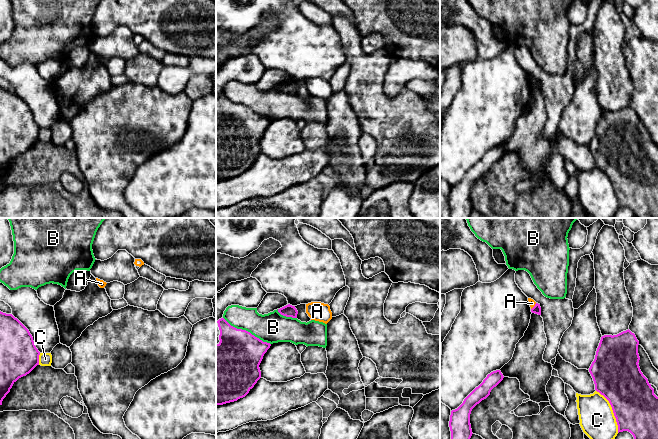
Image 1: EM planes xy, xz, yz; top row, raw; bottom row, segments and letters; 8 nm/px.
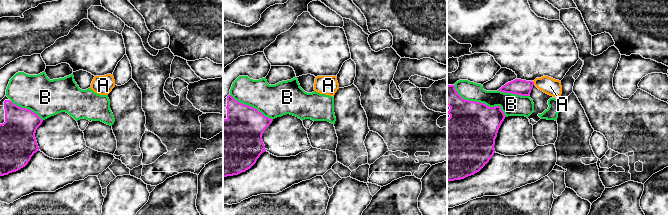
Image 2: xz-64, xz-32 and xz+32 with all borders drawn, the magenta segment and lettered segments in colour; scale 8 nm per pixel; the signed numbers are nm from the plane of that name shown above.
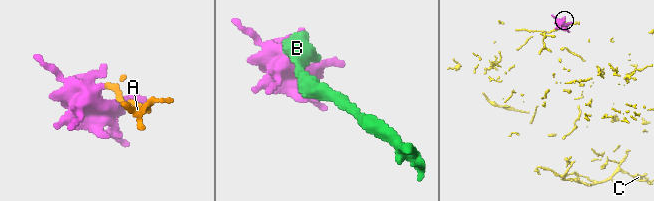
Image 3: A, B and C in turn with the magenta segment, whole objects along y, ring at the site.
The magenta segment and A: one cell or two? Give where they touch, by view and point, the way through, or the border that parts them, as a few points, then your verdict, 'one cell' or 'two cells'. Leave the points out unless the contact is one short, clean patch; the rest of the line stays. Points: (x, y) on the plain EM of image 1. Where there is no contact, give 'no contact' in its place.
contact yz (534, 82); border yz (536, 79), (531, 85); two cells

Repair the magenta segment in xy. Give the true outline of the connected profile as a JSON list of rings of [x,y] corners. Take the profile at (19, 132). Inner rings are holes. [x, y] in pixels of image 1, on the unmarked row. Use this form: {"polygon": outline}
{"polygon": [[[0,87],[0,181],[13,160],[39,141],[39,131],[29,106],[12,90]]]}

